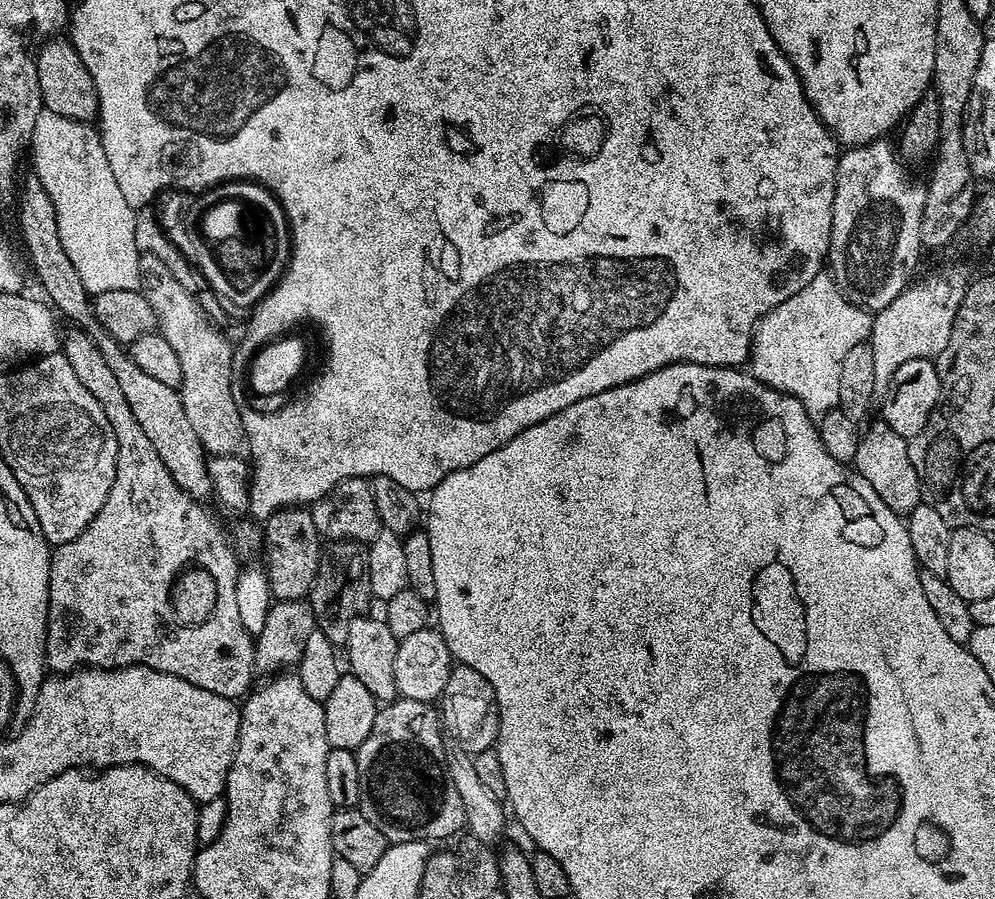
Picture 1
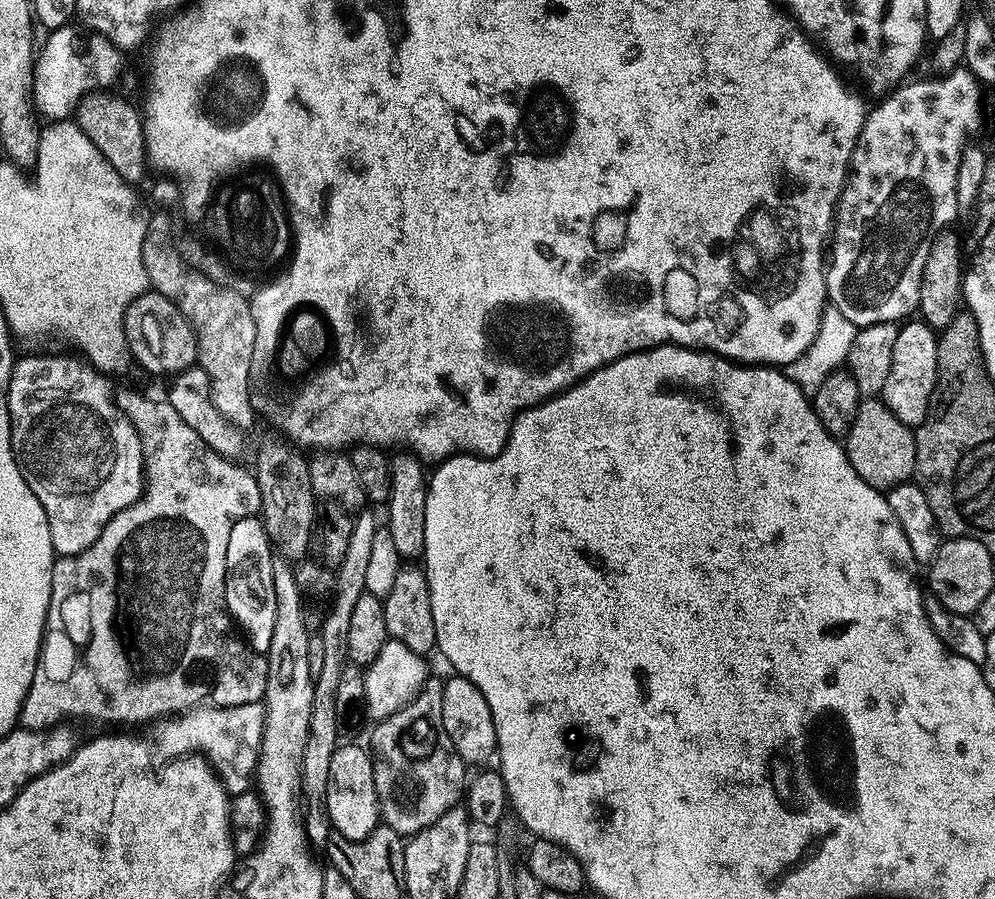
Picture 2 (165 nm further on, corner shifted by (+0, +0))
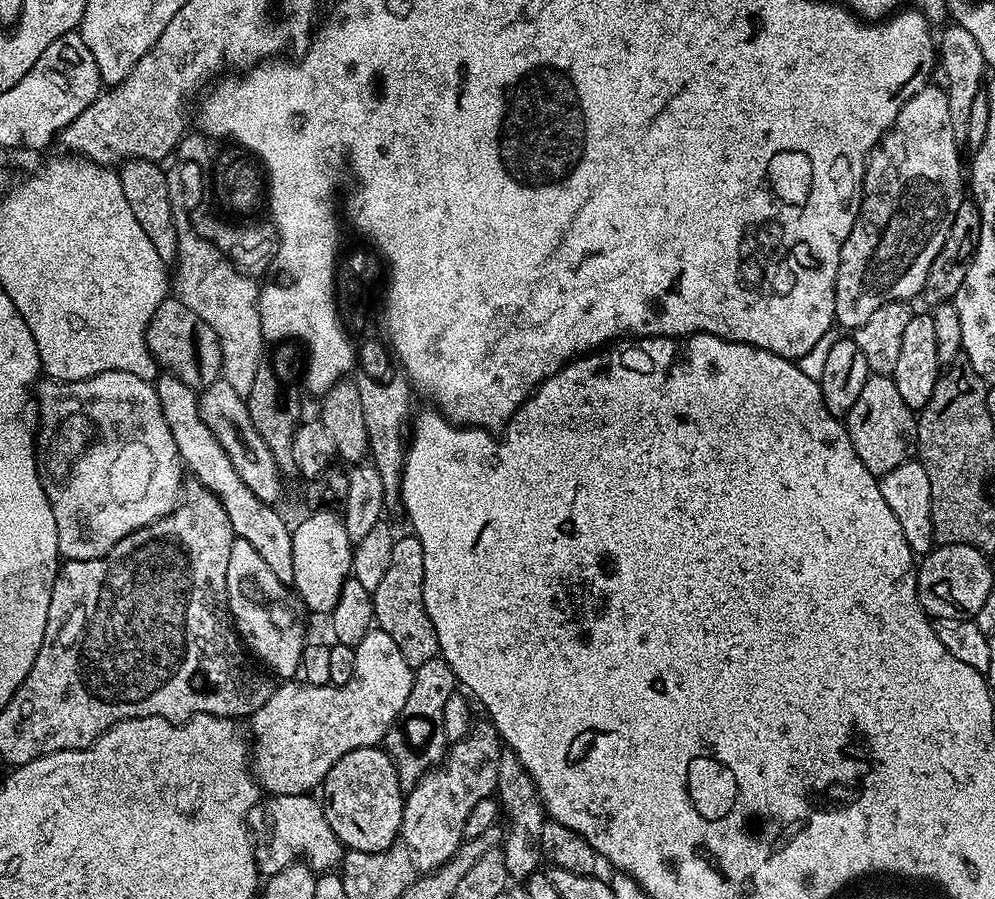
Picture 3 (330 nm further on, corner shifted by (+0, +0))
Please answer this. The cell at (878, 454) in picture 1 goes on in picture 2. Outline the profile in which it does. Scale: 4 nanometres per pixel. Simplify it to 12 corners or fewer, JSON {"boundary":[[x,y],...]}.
{"boundary":[[861,399],[843,445],[870,486],[916,475],[916,433]]}

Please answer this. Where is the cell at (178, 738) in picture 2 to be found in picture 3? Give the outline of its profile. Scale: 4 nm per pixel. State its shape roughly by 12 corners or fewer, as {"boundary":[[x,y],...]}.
{"boundary":[[373,627],[350,682],[280,682],[250,717],[265,793],[379,745],[413,665]]}

